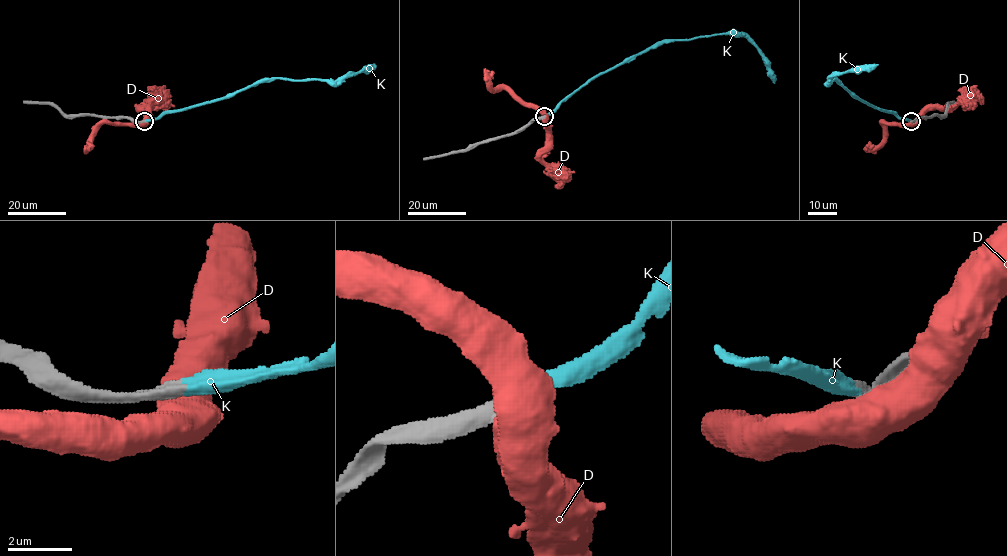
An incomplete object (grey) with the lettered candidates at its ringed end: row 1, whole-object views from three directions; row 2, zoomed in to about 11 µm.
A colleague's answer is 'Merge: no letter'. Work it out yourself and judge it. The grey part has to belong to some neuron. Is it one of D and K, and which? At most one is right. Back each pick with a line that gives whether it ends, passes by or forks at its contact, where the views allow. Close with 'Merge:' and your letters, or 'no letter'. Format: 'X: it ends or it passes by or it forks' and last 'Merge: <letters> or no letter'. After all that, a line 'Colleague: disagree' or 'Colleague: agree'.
K: it ends
Merge: K
Colleague: disagree

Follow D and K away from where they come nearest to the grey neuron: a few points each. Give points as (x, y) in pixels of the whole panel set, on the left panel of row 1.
D: (143, 122), (103, 123), (84, 150)
K: (144, 121), (232, 96), (263, 81), (340, 81), (374, 64)

